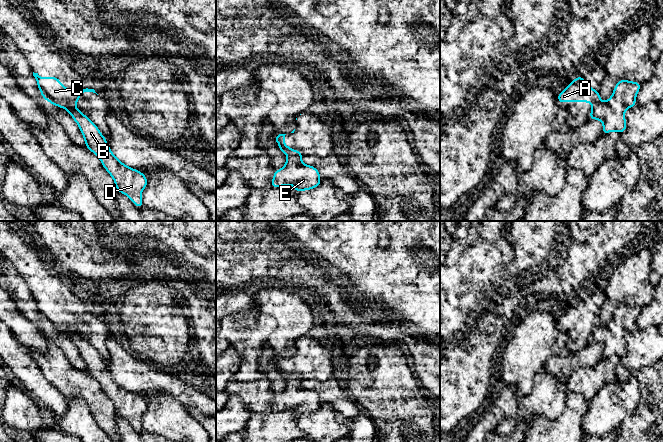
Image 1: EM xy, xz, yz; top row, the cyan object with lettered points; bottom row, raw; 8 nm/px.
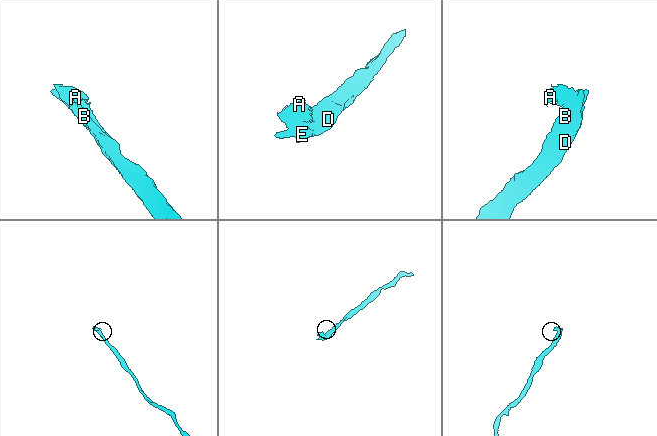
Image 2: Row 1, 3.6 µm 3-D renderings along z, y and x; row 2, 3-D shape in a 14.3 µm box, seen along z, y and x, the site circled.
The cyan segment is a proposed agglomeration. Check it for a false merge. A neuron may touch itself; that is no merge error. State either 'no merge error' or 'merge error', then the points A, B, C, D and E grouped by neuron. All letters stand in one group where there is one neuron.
merge error; groups A C / B D E

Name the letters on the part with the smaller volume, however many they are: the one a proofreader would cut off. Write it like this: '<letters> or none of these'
A, C

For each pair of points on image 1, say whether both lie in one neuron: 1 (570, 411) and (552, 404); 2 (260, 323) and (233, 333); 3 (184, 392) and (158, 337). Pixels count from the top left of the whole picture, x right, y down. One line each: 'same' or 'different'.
1: different
2: same
3: different

